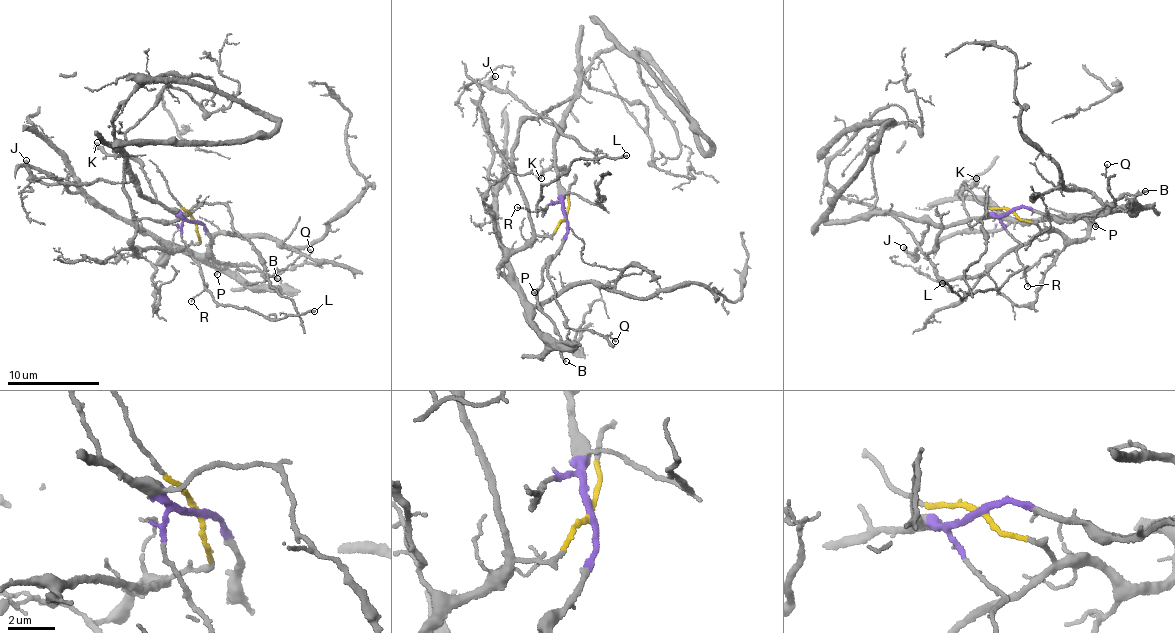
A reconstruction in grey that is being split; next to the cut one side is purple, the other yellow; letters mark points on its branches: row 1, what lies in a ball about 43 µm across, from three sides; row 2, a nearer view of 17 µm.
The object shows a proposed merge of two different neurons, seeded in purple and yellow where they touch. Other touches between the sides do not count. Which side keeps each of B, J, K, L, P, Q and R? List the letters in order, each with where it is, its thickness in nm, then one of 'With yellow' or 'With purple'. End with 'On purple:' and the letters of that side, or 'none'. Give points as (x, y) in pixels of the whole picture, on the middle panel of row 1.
B: Place: (566, 361). Thickness 150 nm. With purple
J: Place: (495, 76). Thickness 260 nm. With purple
K: Place: (541, 178). Thickness 400 nm. With purple
L: Place: (626, 155). Thickness 170 nm. With purple
P: Place: (534, 292). Thickness 130 nm. With purple
Q: Place: (615, 341). Thickness 120 nm. With purple
R: Place: (517, 207). Thickness 100 nm. With purple
On purple: B, J, K, L, P, Q, R

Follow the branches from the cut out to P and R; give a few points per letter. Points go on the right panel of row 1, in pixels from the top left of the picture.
P: (1010, 211), (1029, 206), (1059, 218), (1085, 215), (1095, 226)
R: (1010, 211), (1000, 221), (1007, 232), (1020, 244), (1017, 254), (1028, 286)

